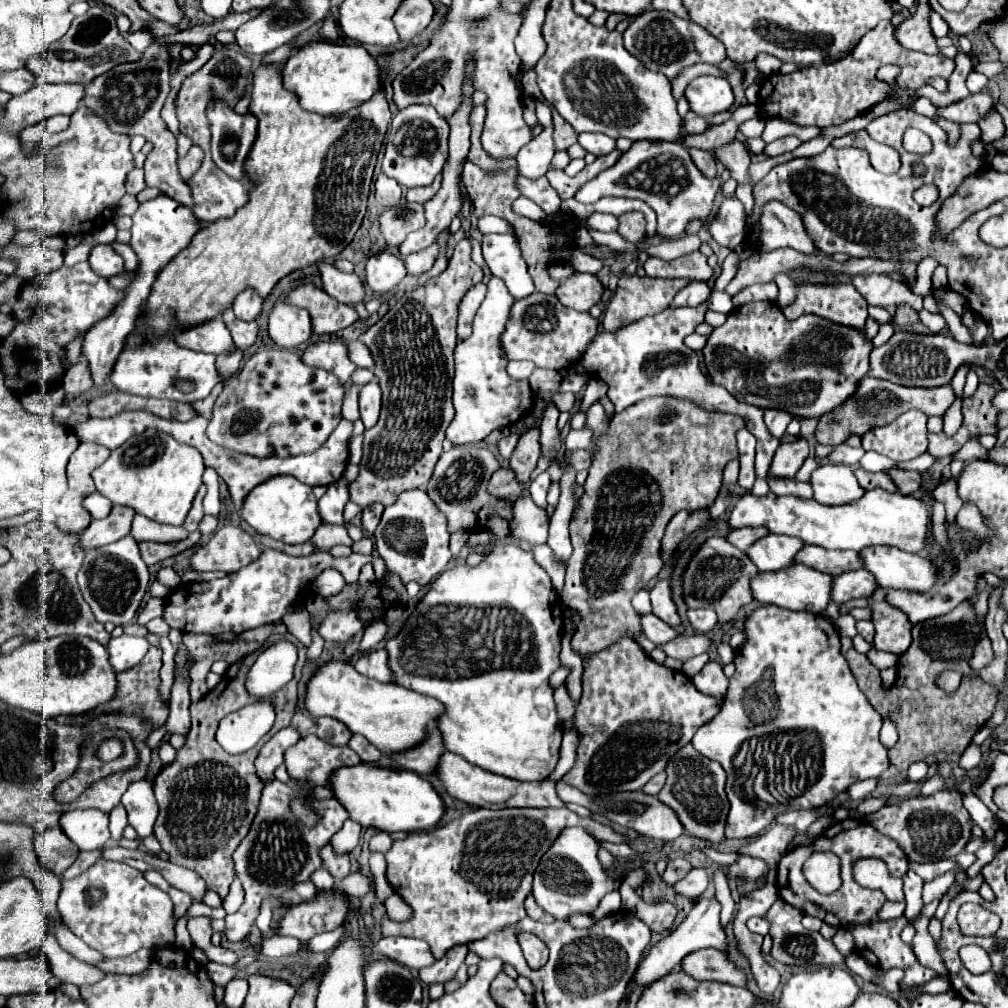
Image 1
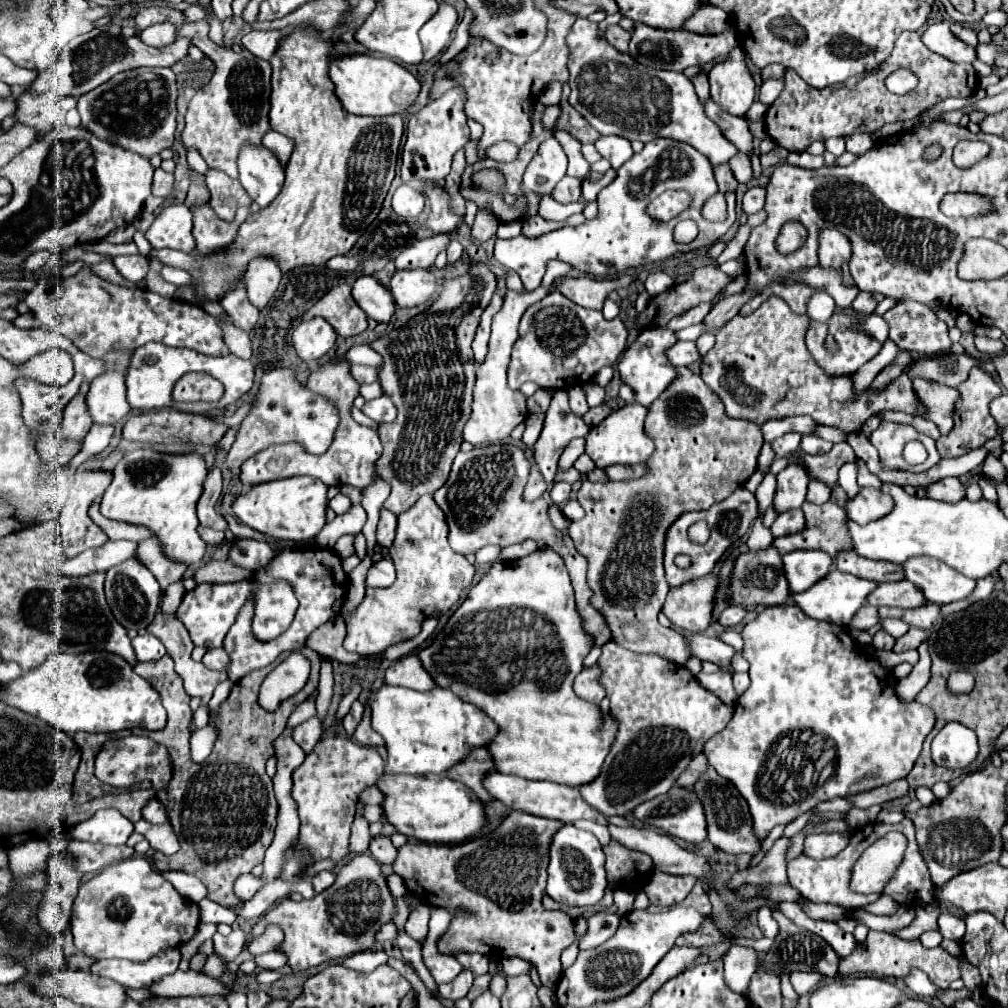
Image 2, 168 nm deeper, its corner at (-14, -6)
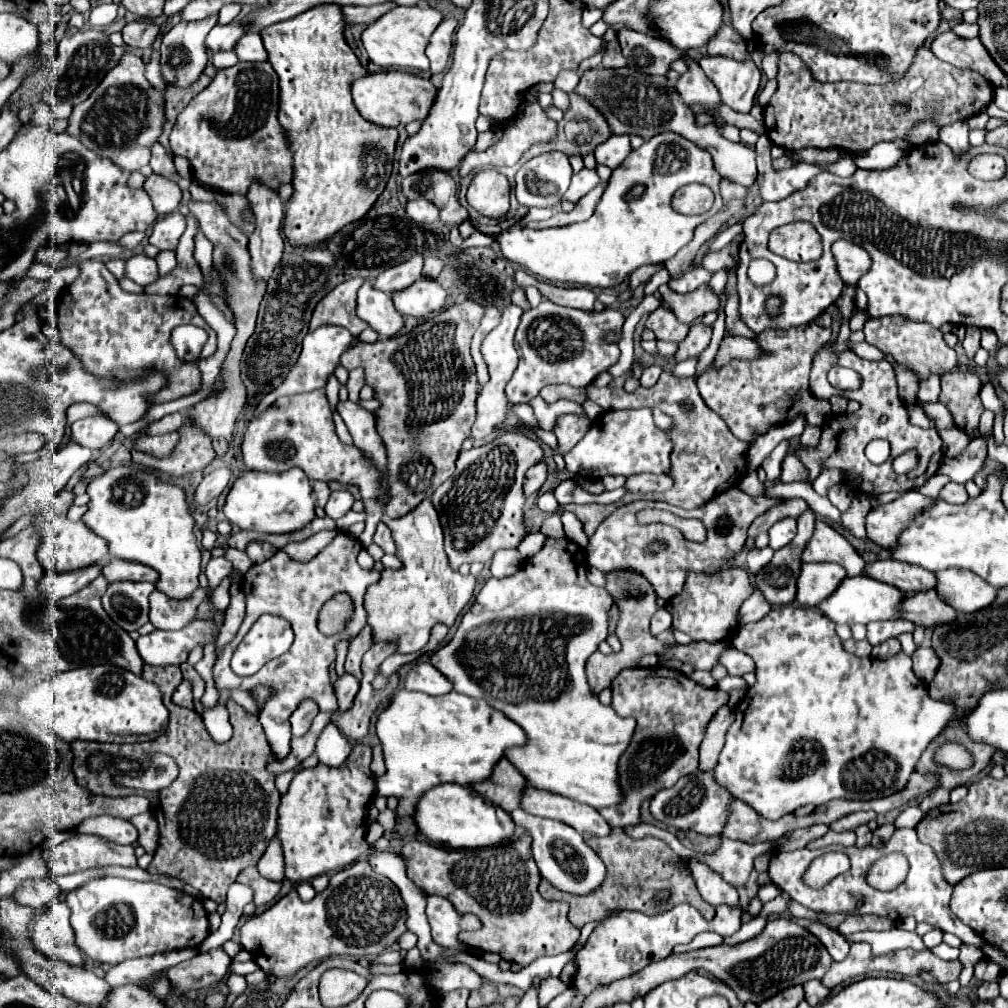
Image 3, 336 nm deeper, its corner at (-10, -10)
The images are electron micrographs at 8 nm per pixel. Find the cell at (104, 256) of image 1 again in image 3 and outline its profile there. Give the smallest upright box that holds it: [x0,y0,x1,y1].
[125,254,159,286]

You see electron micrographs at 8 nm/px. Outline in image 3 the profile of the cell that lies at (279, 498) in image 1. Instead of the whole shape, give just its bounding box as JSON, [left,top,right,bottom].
[223,468,315,534]

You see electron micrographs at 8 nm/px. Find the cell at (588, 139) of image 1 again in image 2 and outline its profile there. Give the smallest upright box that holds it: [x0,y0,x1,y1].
[597,136,633,170]

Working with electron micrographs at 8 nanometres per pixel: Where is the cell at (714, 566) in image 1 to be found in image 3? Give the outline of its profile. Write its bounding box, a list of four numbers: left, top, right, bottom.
[755,508,815,606]

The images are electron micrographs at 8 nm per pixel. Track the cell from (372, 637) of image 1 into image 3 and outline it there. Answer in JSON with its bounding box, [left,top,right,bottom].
[317,722,351,766]

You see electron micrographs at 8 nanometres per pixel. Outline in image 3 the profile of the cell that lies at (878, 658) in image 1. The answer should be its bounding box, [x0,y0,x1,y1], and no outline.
[913,648,939,684]

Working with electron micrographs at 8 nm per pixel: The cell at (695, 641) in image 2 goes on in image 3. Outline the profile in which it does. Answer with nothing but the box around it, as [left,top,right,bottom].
[719,648,755,676]

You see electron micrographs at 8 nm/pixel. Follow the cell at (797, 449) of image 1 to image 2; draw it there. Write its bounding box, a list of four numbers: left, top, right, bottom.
[773,464,807,514]

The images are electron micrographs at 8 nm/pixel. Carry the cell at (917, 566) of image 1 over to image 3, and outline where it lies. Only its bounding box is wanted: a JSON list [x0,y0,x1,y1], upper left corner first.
[935,568,997,612]

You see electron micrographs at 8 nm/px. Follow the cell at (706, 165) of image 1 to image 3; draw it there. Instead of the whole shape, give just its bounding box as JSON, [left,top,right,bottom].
[719,180,747,200]

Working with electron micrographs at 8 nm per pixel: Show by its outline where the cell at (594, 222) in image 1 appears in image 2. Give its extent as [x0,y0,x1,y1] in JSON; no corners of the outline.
[495,138,735,290]

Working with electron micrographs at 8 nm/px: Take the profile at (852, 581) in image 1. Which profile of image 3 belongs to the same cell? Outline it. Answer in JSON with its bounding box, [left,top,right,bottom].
[901,590,955,628]

